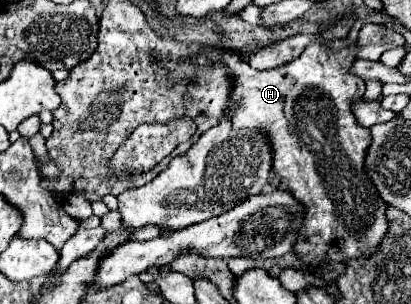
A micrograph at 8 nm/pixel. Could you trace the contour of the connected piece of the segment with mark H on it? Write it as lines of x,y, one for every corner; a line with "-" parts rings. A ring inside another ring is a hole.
312,43
298,59
270,71
256,71
232,53
222,55
222,61
230,67
230,73
236,81
232,101
242,99
232,119
234,129
262,129
268,133
268,141
272,143
274,153
274,173
286,179
286,189
306,205
304,229
300,231
294,245
296,255
306,261
306,265
316,265
316,261
322,259
344,261
372,253
388,229
384,215
386,203
380,199
370,177
364,173
364,155
372,141
370,129
356,125
356,117
350,111
350,105
364,95
364,81
350,73
356,51
356,47
348,47
334,53
322,43

